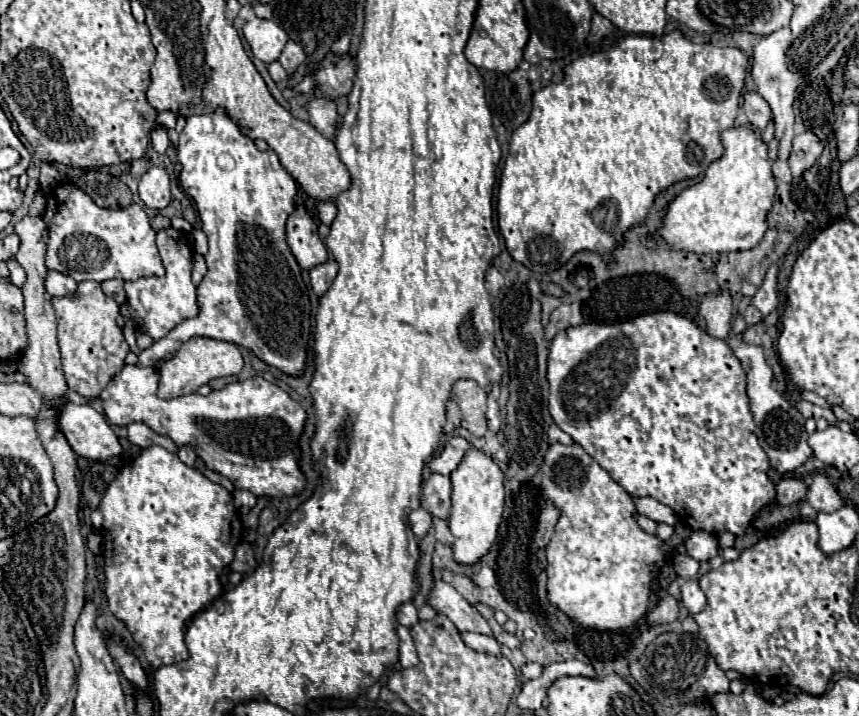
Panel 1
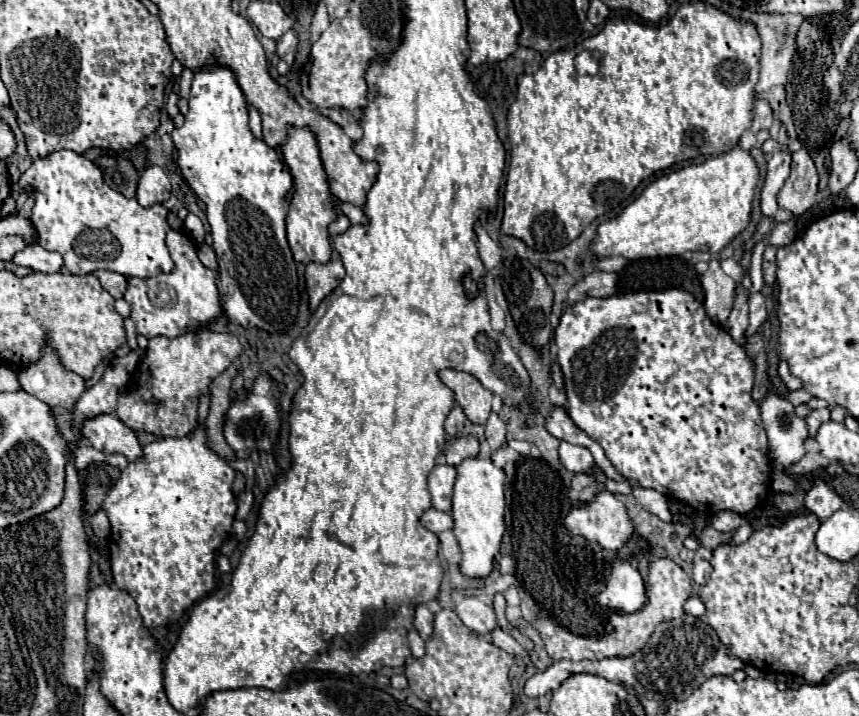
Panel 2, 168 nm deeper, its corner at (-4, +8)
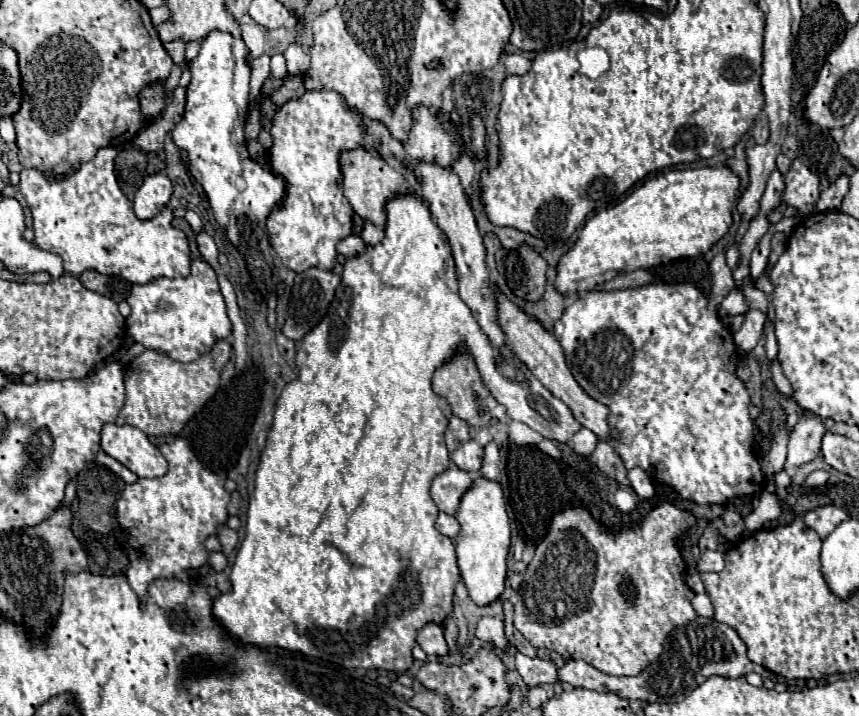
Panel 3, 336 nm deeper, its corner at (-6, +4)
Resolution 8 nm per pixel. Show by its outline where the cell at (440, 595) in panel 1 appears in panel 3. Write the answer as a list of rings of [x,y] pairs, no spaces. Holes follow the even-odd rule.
[[[482,617],[476,627],[476,637],[480,641],[486,641],[502,651],[508,651],[508,639],[504,635],[504,623],[498,617]]]

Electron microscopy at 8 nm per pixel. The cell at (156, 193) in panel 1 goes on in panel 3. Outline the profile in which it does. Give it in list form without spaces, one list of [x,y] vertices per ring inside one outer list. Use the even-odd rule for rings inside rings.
[[[156,173],[156,175],[146,177],[134,197],[136,217],[142,221],[156,217],[170,201],[170,195],[172,195],[172,183],[166,175]]]

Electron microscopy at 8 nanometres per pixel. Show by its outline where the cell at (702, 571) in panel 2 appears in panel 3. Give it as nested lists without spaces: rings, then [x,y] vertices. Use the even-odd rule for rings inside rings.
[[[706,549],[706,551],[702,553],[702,557],[700,557],[698,571],[704,573],[704,571],[720,571],[720,569],[724,569],[724,553]]]

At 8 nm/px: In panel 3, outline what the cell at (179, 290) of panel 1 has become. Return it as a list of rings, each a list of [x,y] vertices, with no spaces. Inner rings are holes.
[[[200,259],[192,261],[192,273],[188,277],[158,277],[144,285],[132,285],[126,301],[132,307],[126,319],[130,339],[180,363],[194,361],[208,353],[216,341],[232,335],[232,323],[218,287],[218,277],[214,269]]]

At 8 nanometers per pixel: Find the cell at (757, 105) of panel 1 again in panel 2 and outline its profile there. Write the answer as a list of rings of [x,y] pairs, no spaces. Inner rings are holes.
[[[756,99],[754,101],[754,121],[752,121],[750,131],[758,133],[760,129],[770,129],[772,121],[774,121],[774,113],[772,113],[770,103],[766,99]]]

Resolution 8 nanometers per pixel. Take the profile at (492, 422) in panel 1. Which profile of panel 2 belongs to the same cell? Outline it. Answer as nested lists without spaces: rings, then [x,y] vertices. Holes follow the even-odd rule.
[[[492,411],[490,419],[486,423],[486,441],[492,451],[496,451],[500,445],[504,445],[504,435],[506,435],[506,425],[504,425],[502,417],[496,411]]]

